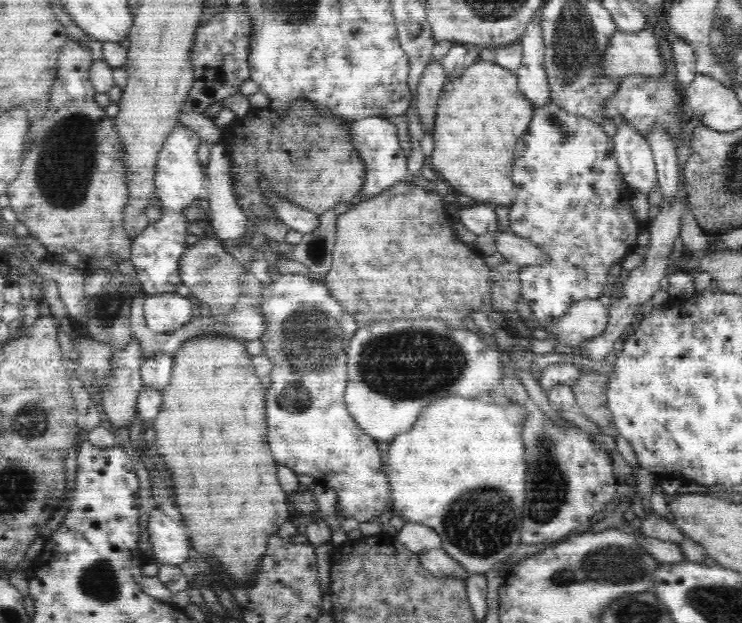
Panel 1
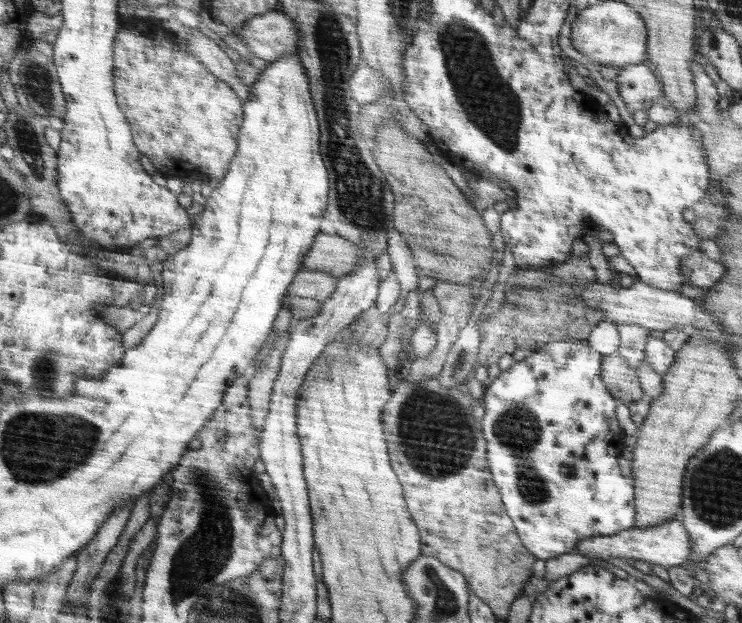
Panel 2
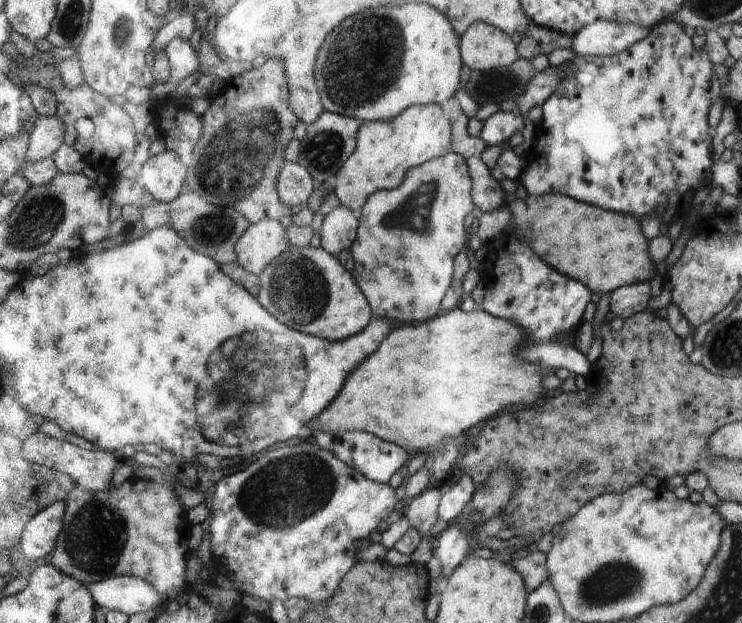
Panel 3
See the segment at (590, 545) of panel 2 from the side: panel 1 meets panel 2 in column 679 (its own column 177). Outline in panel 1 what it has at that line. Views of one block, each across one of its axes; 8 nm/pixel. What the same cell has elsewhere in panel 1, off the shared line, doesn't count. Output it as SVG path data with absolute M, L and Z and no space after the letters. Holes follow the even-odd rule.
M164 509L151 510L148 533L158 564L180 565L191 554L191 539L182 520Z

